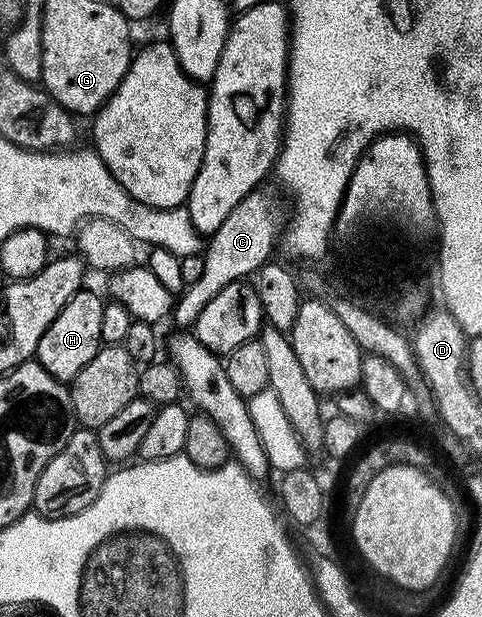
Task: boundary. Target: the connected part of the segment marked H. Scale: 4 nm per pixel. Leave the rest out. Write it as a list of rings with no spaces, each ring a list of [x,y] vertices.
[[[80,290],[61,306],[61,314],[49,322],[49,330],[41,334],[41,342],[37,346],[35,356],[39,365],[45,370],[49,370],[51,376],[57,379],[70,382],[77,374],[81,374],[81,369],[91,361],[93,354],[97,354],[103,339],[101,338],[101,310],[105,300],[95,292]]]

